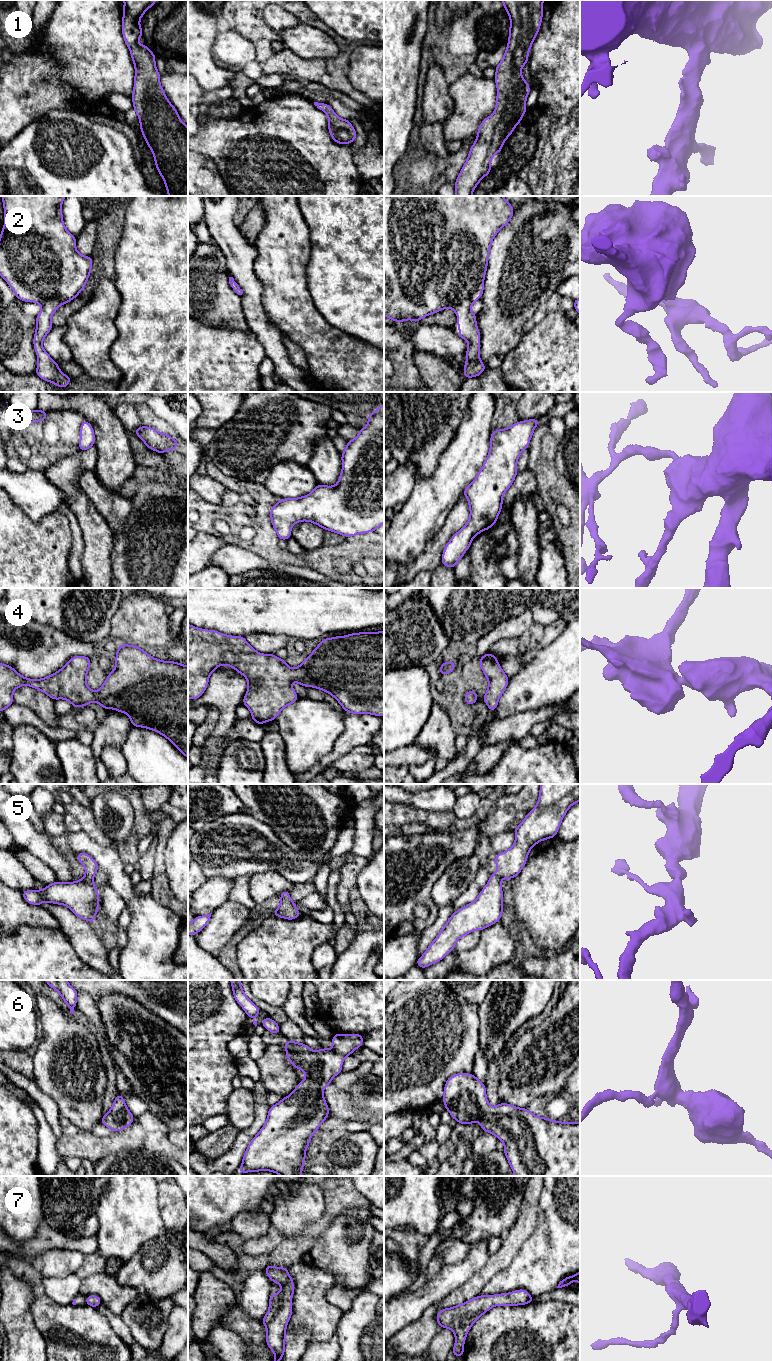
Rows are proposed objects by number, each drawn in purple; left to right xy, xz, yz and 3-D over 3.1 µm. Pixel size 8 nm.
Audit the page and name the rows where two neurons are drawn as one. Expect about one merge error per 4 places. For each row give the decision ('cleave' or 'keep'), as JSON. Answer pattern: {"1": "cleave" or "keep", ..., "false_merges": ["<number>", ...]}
{"1": "keep", "2": "keep", "3": "keep", "4": "keep", "5": "keep", "6": "keep", "7": "keep", "false_merges": []}

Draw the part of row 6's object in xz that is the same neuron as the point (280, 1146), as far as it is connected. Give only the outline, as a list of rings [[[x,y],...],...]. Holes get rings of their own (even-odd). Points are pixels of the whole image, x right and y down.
[[[335,1033],[331,1039],[333,1048],[321,1048],[318,1051],[313,1051],[304,1043],[286,1040],[284,1046],[289,1062],[295,1069],[302,1070],[306,1075],[306,1079],[299,1082],[290,1095],[282,1098],[280,1102],[269,1107],[265,1124],[251,1140],[243,1155],[242,1164],[239,1168],[240,1174],[246,1172],[271,1171],[280,1176],[302,1176],[301,1171],[305,1168],[303,1163],[306,1159],[306,1149],[311,1143],[310,1139],[319,1129],[322,1122],[329,1117],[328,1113],[330,1110],[325,1101],[323,1090],[332,1082],[334,1076],[342,1072],[343,1060],[363,1045],[363,1036],[364,1035],[361,1034]]]

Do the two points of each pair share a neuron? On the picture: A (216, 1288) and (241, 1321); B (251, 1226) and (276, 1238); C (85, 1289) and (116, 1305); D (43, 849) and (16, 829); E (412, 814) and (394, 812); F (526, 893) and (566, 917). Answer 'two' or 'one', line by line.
A: two
B: two
C: one
D: one
E: one
F: one

